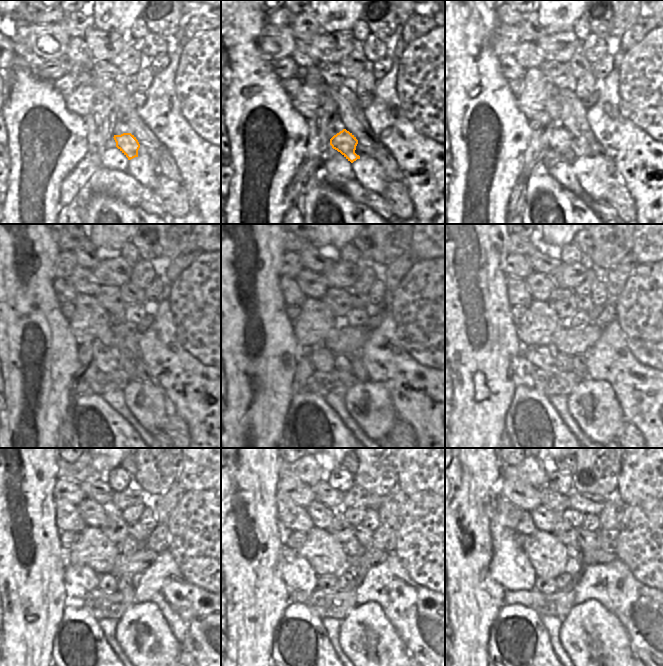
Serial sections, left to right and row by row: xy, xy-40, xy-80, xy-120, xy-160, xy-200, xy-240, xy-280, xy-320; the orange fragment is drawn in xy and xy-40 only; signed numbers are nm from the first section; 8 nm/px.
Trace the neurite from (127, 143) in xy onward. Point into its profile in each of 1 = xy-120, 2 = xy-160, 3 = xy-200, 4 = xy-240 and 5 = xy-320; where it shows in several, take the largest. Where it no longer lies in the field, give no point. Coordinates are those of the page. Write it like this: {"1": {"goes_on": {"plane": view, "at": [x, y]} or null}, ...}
{"1": {"goes_on": {"plane": "xy-120", "at": [106, 359]}}, "2": {"goes_on": {"plane": "xy-160", "at": [322, 358]}}, "3": {"goes_on": {"plane": "xy-200", "at": [542, 357]}}, "4": {"goes_on": {"plane": "xy-240", "at": [81, 575]}}, "5": {"goes_on": {"plane": "xy-320", "at": [510, 566]}}}

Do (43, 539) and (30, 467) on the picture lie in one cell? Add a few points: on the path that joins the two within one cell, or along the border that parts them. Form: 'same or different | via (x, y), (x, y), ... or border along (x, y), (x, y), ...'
same | via (34, 521), (30, 515), (30, 485)

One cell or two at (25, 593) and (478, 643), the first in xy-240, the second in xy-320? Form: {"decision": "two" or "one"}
{"decision": "one"}

